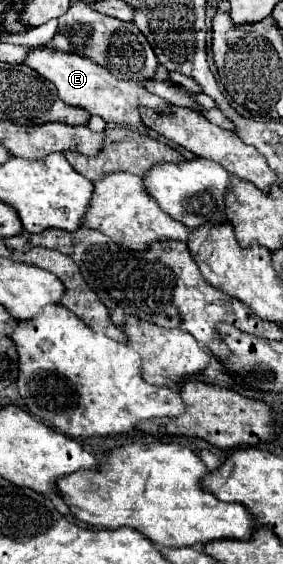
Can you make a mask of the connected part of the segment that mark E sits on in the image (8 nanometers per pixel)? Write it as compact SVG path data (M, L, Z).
M34 46L34 48L30 48L24 64L30 66L32 70L36 70L46 80L50 80L56 86L58 96L66 104L80 106L80 108L88 110L90 114L96 114L96 116L104 118L108 124L138 128L138 126L142 126L138 106L152 108L156 112L170 112L170 108L172 108L160 96L150 94L140 84L130 82L130 80L118 80L106 68L102 68L100 64L94 64L90 58L78 56L78 54L72 54L72 52L58 52L50 46Z

